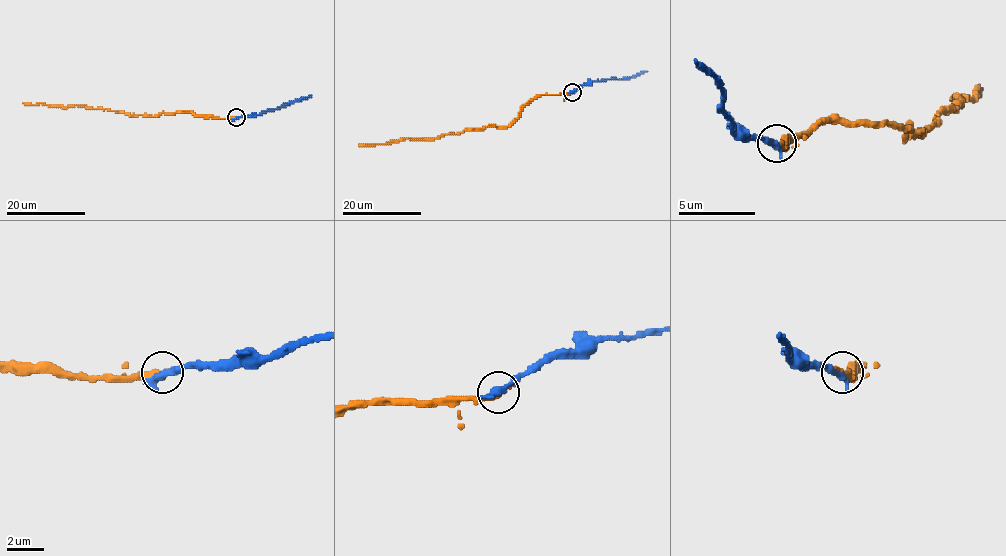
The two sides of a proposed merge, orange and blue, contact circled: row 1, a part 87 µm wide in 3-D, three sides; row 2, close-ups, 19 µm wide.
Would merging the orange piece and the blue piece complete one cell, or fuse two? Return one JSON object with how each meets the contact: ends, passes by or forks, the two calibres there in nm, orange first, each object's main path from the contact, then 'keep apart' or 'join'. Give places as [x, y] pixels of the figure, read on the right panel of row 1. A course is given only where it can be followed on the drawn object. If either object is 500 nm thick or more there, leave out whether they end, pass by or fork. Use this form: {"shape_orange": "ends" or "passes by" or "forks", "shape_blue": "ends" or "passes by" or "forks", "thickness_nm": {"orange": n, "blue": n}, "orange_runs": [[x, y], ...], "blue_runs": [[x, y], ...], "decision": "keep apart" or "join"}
{"thickness_nm": {"orange": 320, "blue": 500}, "orange_runs": [[779, 142], [791, 142], [821, 123], [909, 127], [905, 138], [959, 104], [951, 100], [962, 104], [982, 88]], "blue_runs": [[776, 142], [745, 138], [734, 130], [722, 111], [722, 85], [695, 58]], "decision": "join"}

